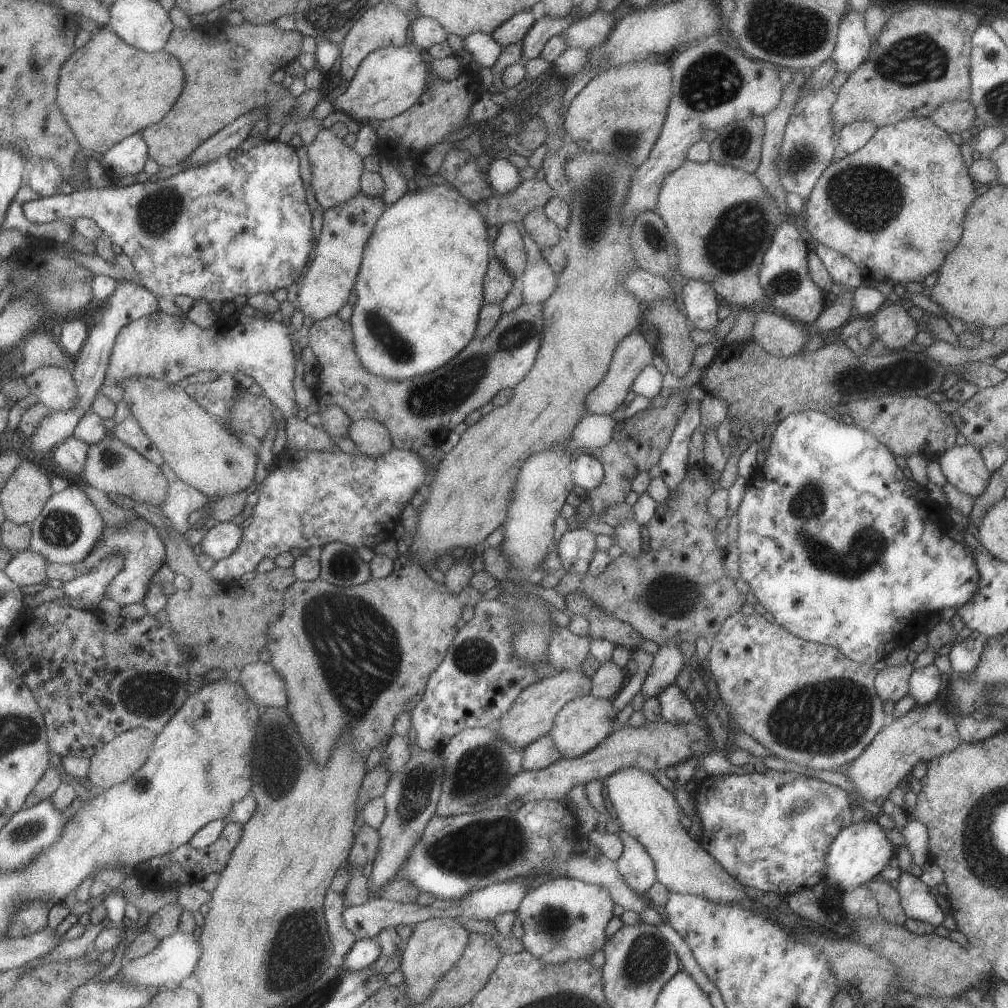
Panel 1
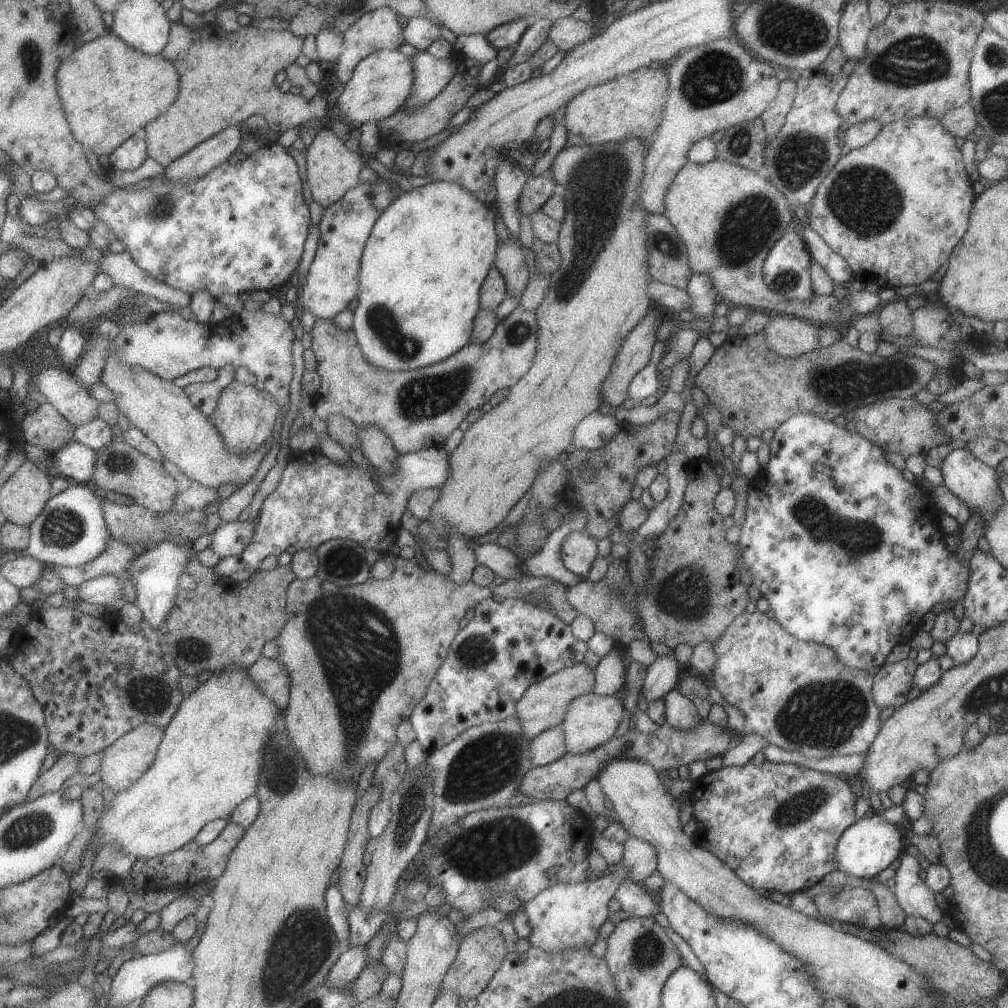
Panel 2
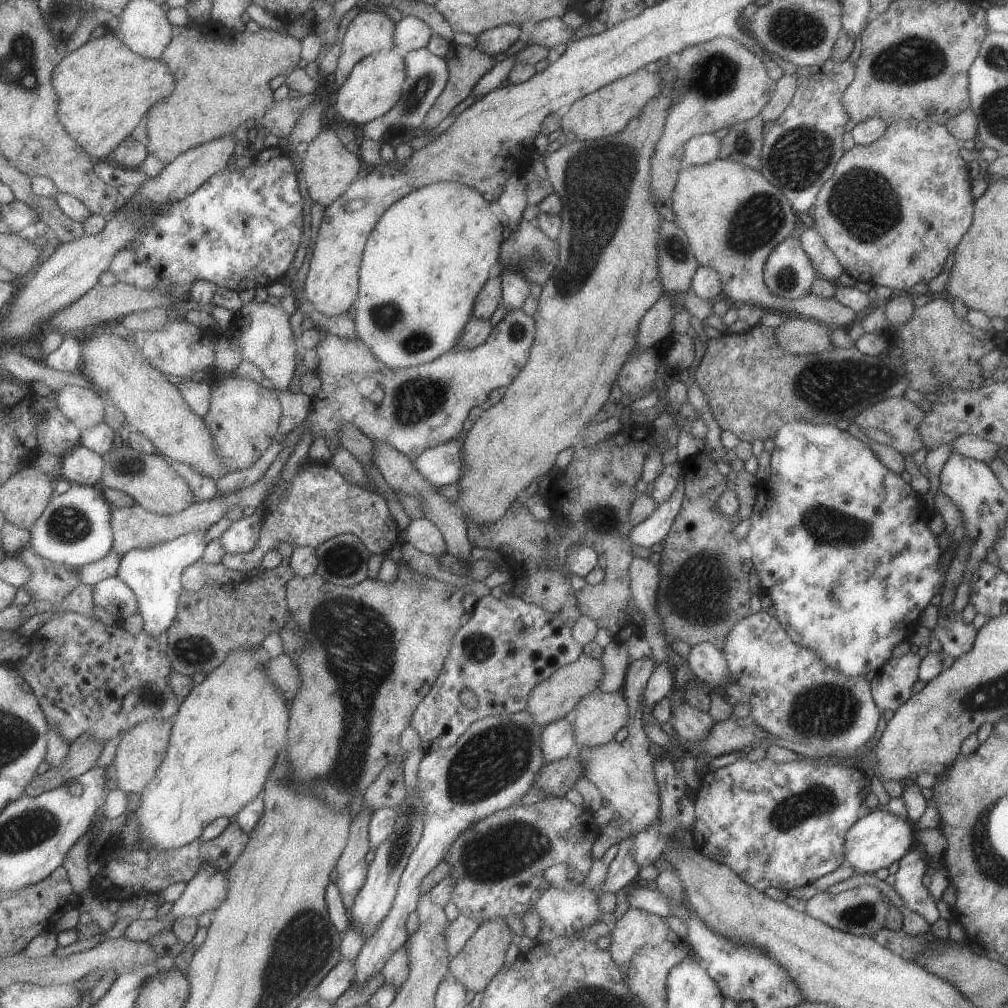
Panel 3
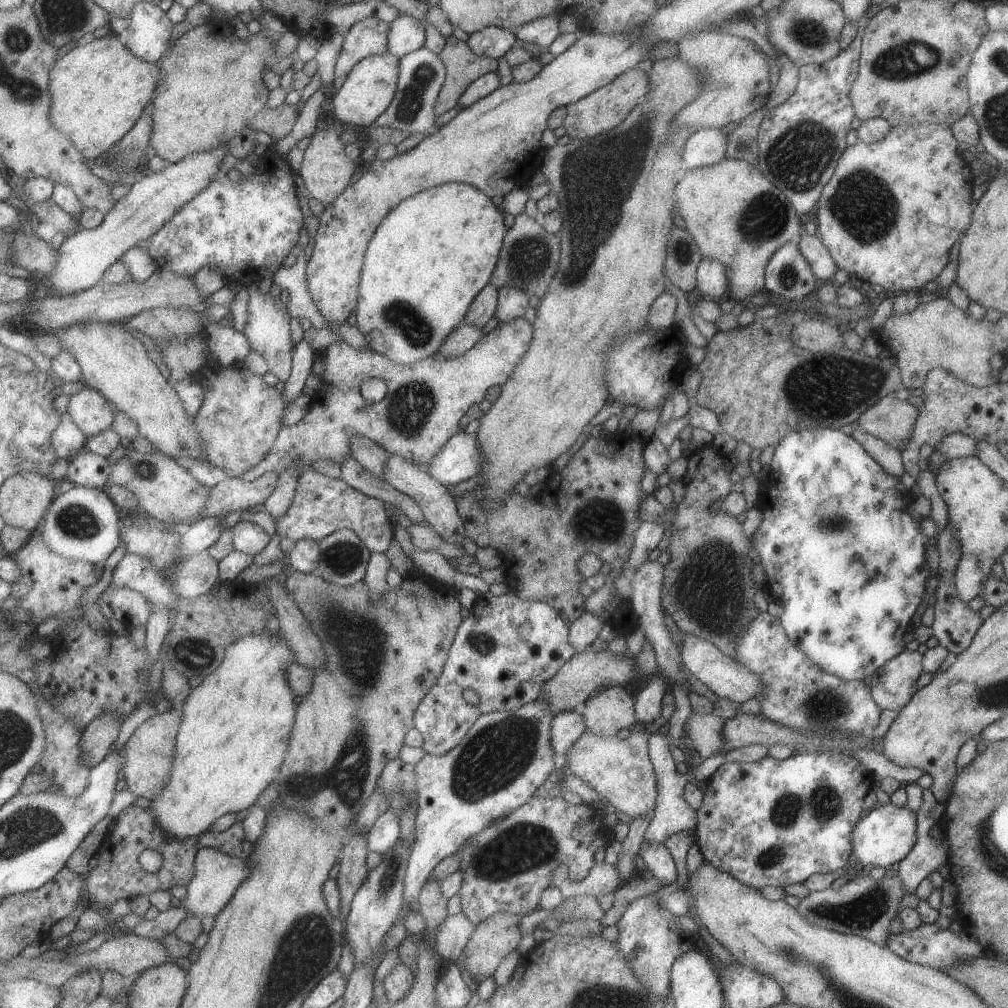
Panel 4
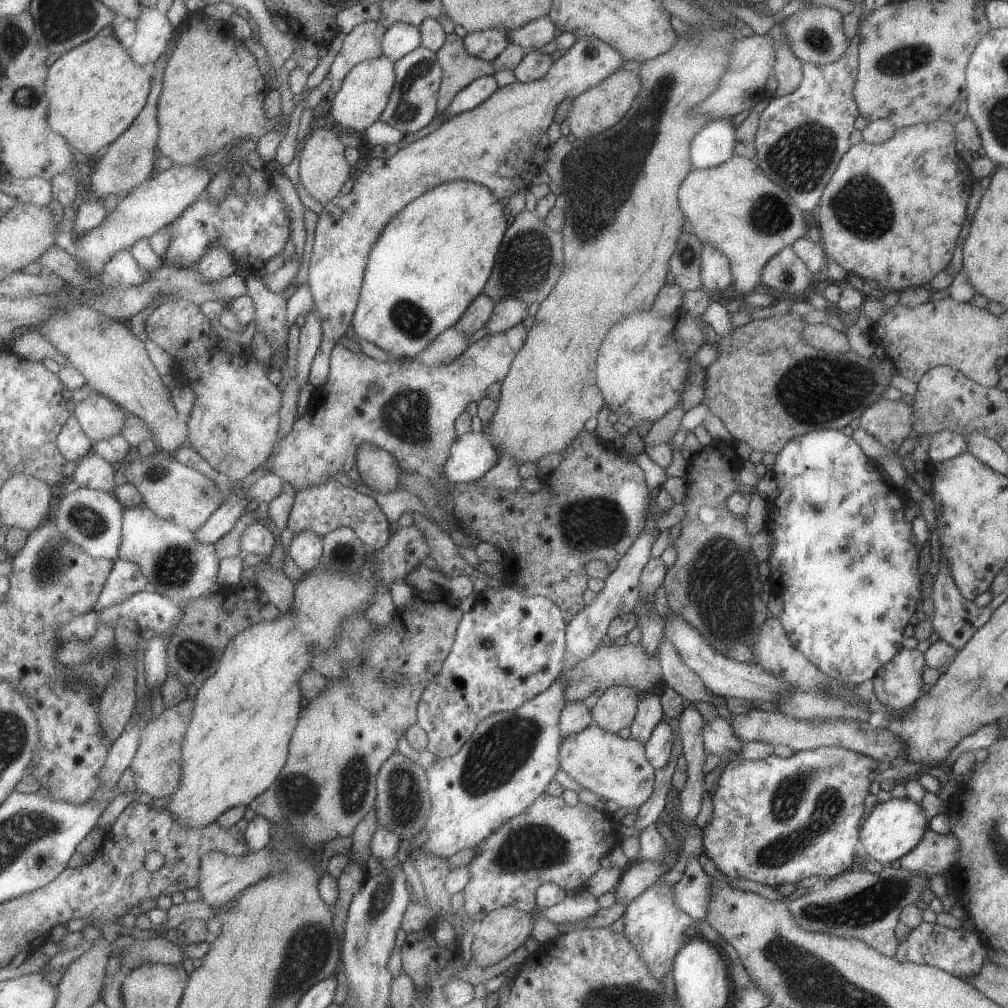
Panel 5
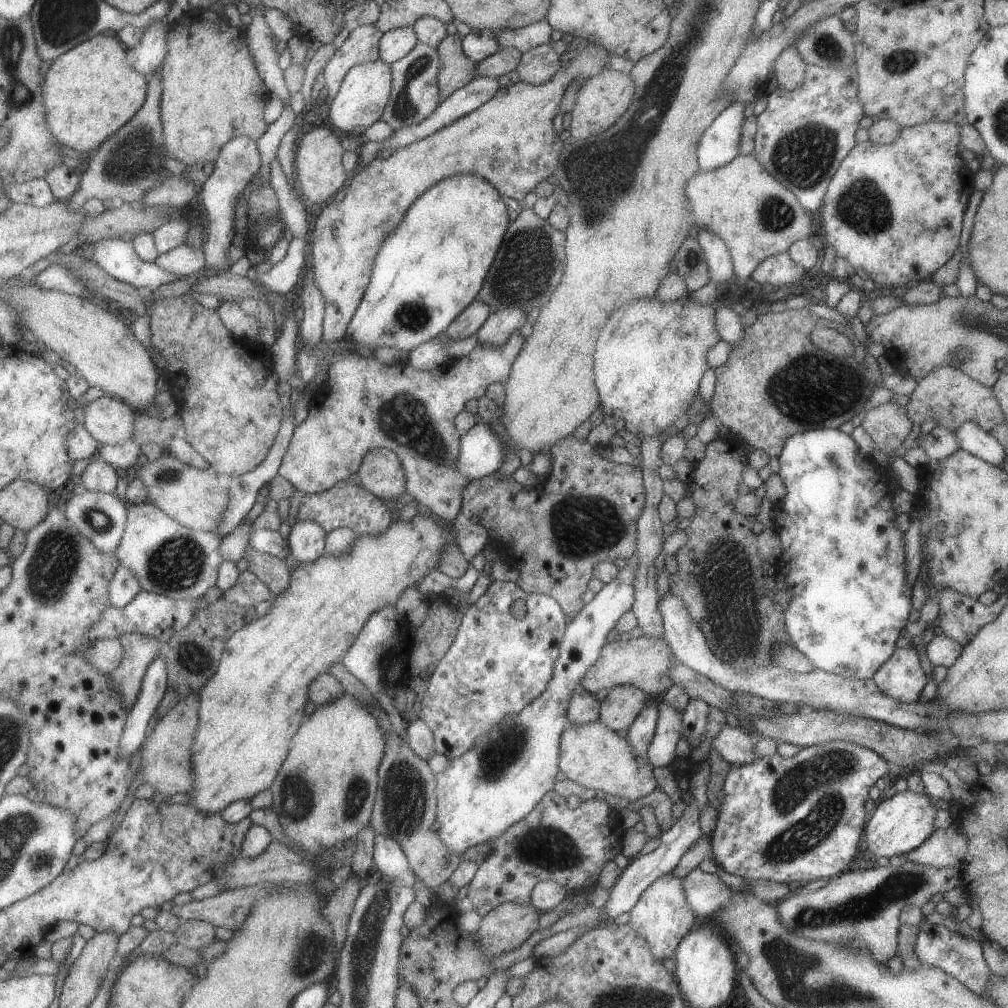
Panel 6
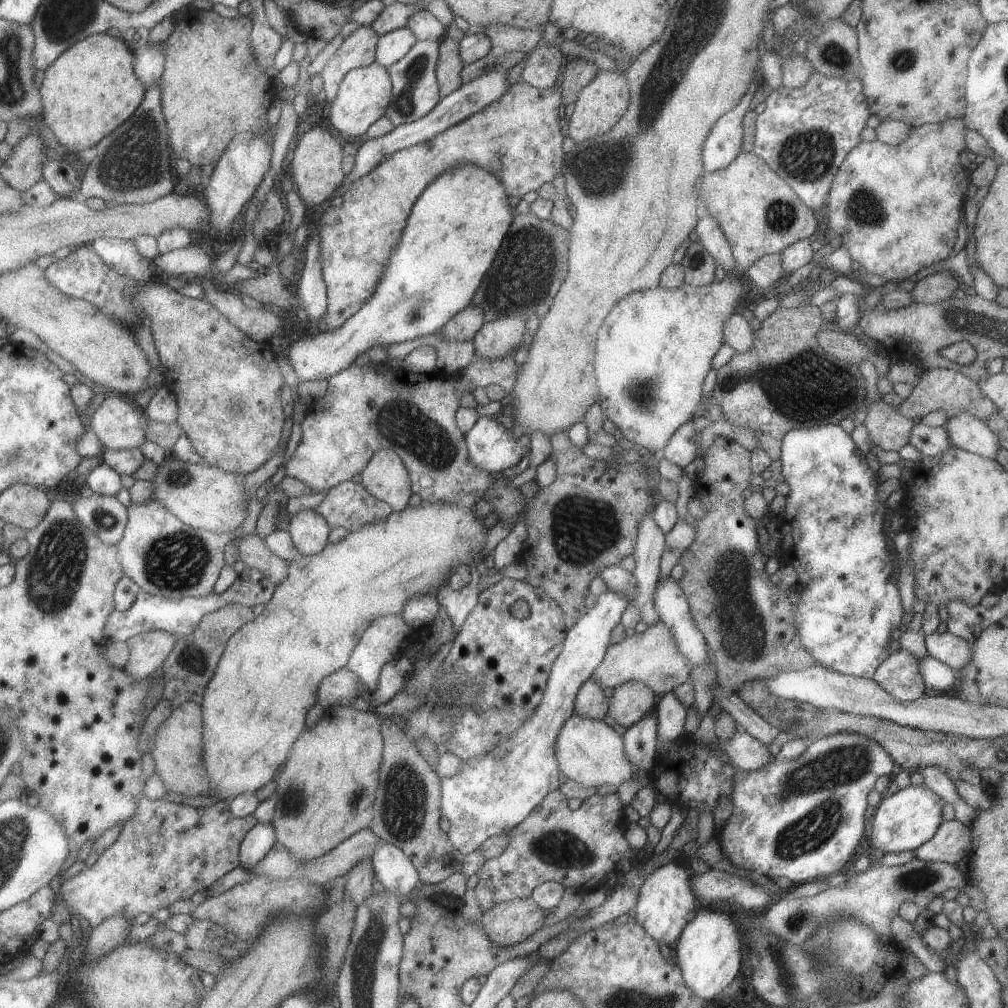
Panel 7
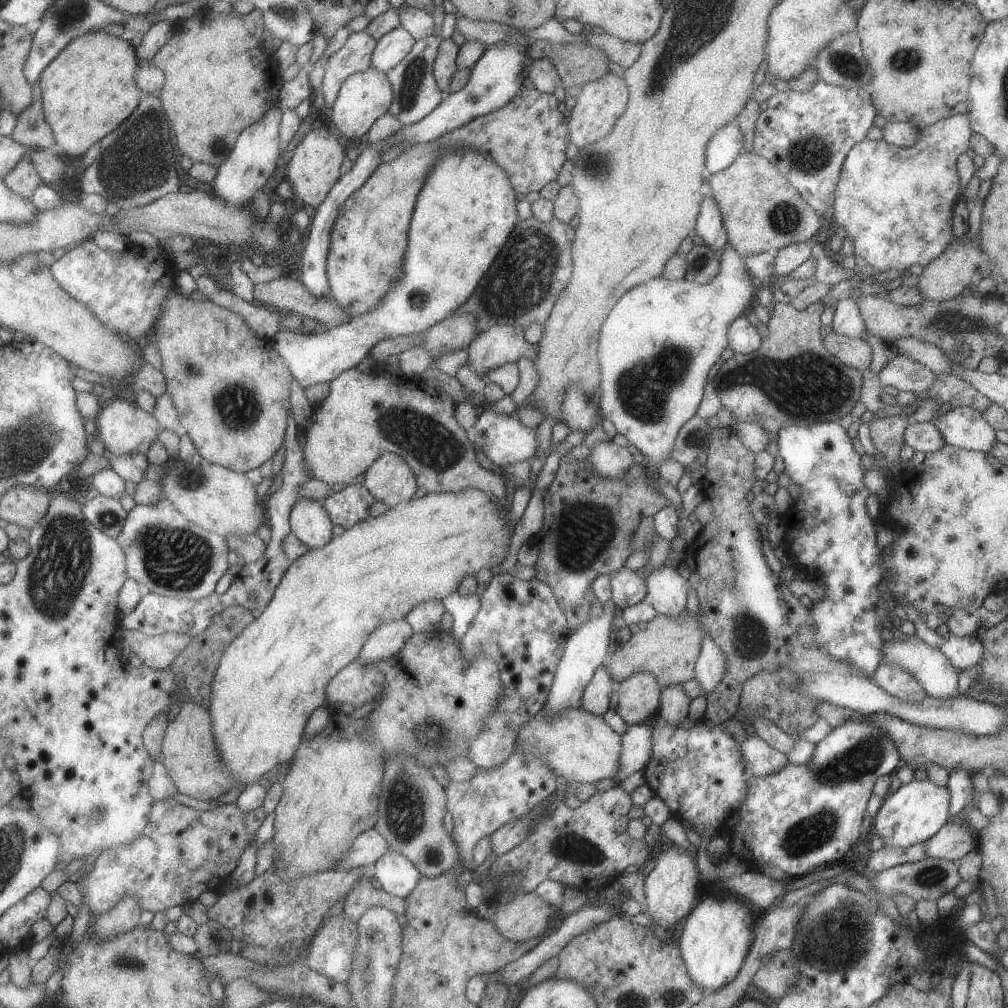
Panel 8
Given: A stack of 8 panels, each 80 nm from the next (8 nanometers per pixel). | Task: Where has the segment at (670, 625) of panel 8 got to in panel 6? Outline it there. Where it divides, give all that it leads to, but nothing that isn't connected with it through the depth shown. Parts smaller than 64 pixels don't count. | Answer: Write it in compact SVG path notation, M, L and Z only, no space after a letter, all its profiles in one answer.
M662 637L631 638L629 640L609 642L601 650L598 660L585 671L580 684L590 693L609 690L617 685L633 685L642 690L649 698L658 700L664 692L674 685L670 675L670 665L674 656Z

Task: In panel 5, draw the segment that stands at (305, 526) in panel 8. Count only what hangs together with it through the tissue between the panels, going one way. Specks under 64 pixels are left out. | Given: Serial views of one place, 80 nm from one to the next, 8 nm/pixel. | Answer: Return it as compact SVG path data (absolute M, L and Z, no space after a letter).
M303 530L301 534L287 536L288 556L293 560L293 564L303 573L317 570L320 567L322 556L322 537Z

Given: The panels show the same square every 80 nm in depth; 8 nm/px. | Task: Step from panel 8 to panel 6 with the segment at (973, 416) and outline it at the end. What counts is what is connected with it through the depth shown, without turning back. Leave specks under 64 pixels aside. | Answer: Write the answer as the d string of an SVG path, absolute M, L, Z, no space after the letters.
M963 422L954 431L954 438L959 449L977 456L992 466L1002 467L1005 449L988 431L979 428L975 422Z

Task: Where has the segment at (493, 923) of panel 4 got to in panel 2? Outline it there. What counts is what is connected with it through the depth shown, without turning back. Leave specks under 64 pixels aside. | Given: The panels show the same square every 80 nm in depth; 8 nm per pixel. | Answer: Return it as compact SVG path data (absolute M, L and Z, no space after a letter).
M485 926L465 934L461 939L461 944L459 944L456 960L449 966L449 970L439 984L440 992L451 990L457 994L457 998L467 998L468 1000L477 997L477 994L485 989L505 959L505 954L504 939L499 934L497 927Z

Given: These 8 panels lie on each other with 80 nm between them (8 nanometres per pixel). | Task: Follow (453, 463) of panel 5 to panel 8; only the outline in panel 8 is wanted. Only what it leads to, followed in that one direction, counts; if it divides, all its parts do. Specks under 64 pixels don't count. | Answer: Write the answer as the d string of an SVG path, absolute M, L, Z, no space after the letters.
M487 408L482 414L479 414L477 422L469 433L470 441L473 448L485 455L489 463L505 468L509 464L521 462L523 460L531 460L535 454L535 434L536 428L525 428L517 418L508 416L507 414L499 414L491 408Z

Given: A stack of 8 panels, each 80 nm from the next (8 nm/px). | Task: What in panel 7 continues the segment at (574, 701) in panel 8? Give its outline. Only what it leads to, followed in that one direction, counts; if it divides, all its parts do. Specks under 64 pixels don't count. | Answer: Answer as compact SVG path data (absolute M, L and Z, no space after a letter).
M609 588L603 594L599 594L595 604L566 630L563 647L551 666L541 702L535 706L533 714L529 714L529 718L525 718L521 728L513 730L509 736L502 737L500 742L497 742L497 746L487 750L485 754L481 754L481 758L469 758L462 762L453 776L440 779L439 812L441 812L441 817L449 822L449 830L446 833L449 842L462 856L475 851L487 838L505 834L513 826L517 826L551 790L556 790L559 787L559 770L555 759L555 748L553 748L555 738L557 738L563 722L574 714L573 702L577 690L583 682L591 677L591 672L599 666L609 645L610 632L620 623L622 613L629 603L630 601L625 596L621 596Z

